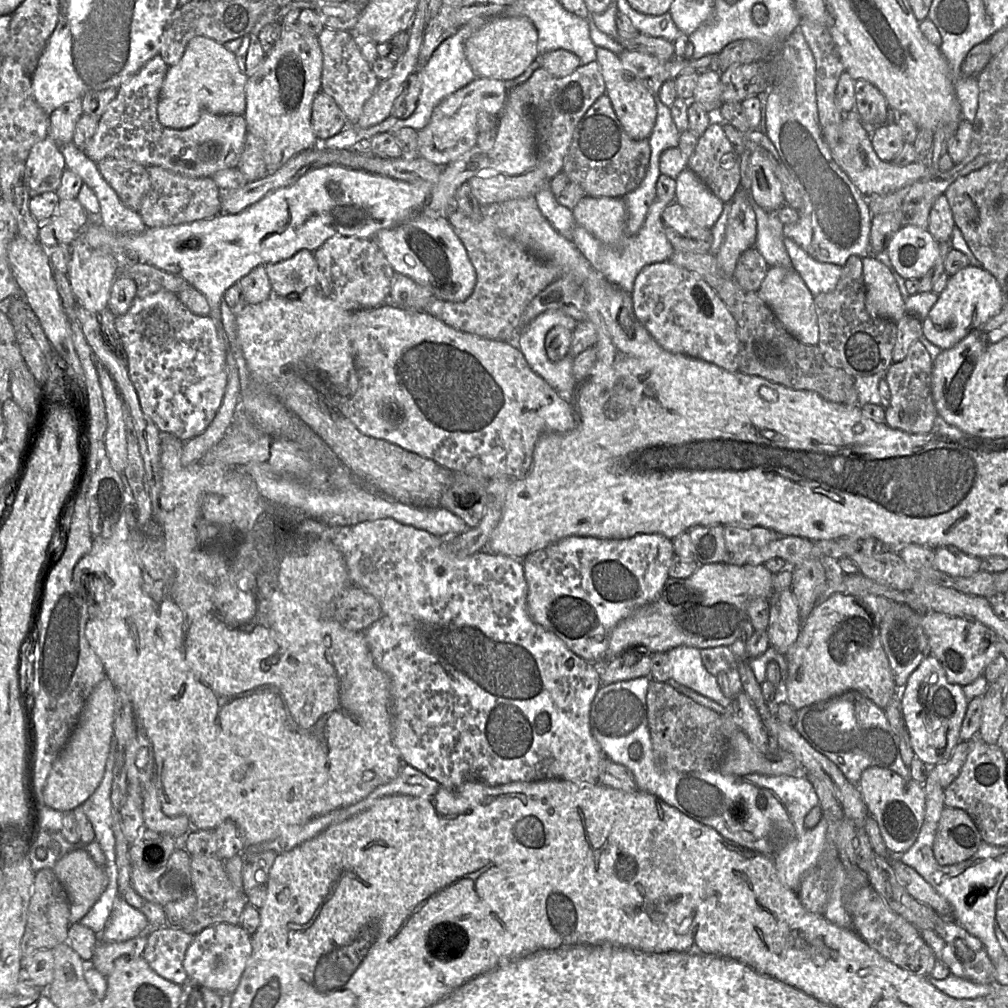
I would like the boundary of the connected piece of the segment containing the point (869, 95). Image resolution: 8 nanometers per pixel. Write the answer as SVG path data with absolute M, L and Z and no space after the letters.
M865 80L855 84L855 111L869 133L888 123L892 112L880 90Z

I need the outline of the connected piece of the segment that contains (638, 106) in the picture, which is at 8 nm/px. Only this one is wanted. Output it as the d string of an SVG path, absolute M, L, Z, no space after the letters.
M600 46L596 48L596 55L605 81L605 93L609 96L624 130L634 140L649 139L657 115L653 94L623 67L619 55Z

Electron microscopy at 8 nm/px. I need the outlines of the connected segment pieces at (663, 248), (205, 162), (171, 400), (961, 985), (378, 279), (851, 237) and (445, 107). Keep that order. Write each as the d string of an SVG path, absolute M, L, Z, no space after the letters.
M542 187L536 194L536 201L542 214L563 236L571 239L593 267L599 270L611 283L622 291L632 293L639 272L647 265L669 261L674 250L669 242L662 223L662 211L669 204L656 197L649 207L645 221L634 235L625 235L618 245L604 245L585 228L575 224L571 209L558 204L550 189Z
M158 54L117 89L116 97L108 104L105 112L99 118L95 134L83 150L85 155L96 163L105 158L128 159L145 167L159 166L191 178L212 178L217 171L237 168L247 133L243 115L211 114L203 111L199 120L185 129L166 128L159 122L157 106L167 69L168 66Z
M157 284L137 285L137 294L129 310L115 317L115 328L127 357L128 372L143 412L161 432L180 440L203 433L222 405L227 383L226 347L211 316L200 316L187 309L177 294Z
M952 974L941 980L933 977L928 979L938 990L956 999L985 998L988 1000L987 997L994 991L994 985L998 984L995 981L989 984L975 983Z
M335 235L314 252L321 294L349 311L388 303L395 270L373 239Z
M796 28L784 41L779 58L773 65L773 86L766 103L766 133L775 146L781 162L799 185L803 206L795 223L784 225L783 233L819 262L843 267L850 256L865 257L870 253L872 213L868 199L854 186L846 173L836 164L825 142L818 119L815 94L815 59L802 30Z
M479 77L444 98L433 110L429 123L418 131L418 155L441 167L457 160L477 145L477 115L486 111L500 115L509 89L504 81Z

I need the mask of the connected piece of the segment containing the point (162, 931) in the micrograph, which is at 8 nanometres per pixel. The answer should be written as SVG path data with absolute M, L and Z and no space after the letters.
M168 925L149 927L146 933L147 944L142 958L159 976L182 986L188 980L183 961L194 936Z

